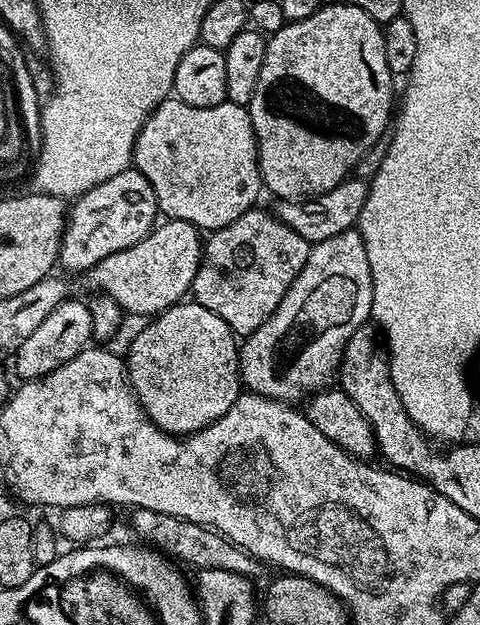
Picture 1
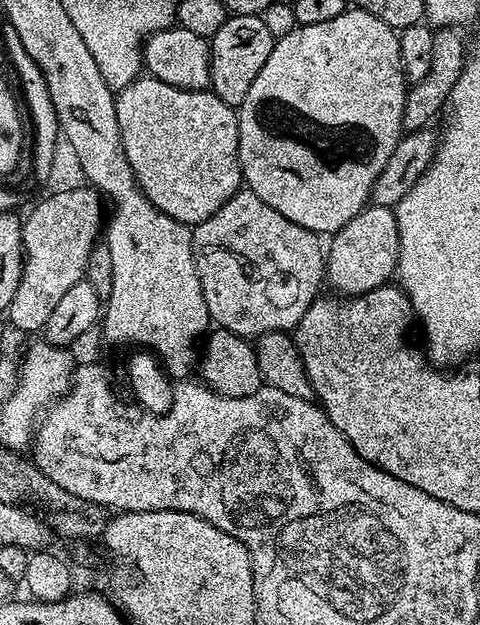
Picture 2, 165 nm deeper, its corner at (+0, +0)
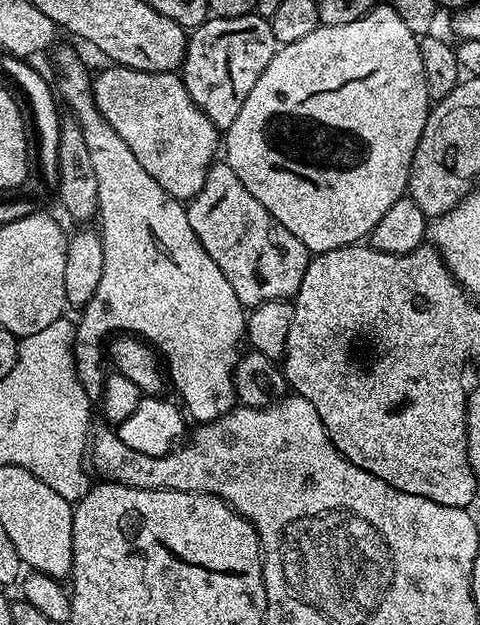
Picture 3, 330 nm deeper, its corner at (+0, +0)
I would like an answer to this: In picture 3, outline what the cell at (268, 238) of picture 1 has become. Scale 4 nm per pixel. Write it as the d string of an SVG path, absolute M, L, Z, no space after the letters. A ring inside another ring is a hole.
M227 162L213 163L206 174L206 182L202 182L202 190L187 201L186 207L190 230L198 234L202 250L218 262L218 270L226 274L226 282L230 282L245 309L257 308L262 302L295 297L310 259L307 246L298 242L298 238L242 186L238 174L230 170Z

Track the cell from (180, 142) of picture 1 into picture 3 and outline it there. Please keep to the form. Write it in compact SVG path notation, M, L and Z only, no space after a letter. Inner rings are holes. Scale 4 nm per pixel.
M108 66L105 72L96 72L92 82L94 102L106 122L118 130L122 142L130 146L134 158L146 169L146 174L166 190L176 200L193 200L206 182L206 174L211 170L222 148L221 129L206 118L206 114L190 98L183 79L176 72L143 72L133 68Z

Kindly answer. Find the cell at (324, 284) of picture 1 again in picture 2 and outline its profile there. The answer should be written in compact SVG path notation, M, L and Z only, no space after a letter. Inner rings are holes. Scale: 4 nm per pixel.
M377 204L366 206L357 216L350 218L346 226L331 233L330 240L332 240L332 245L329 243L326 248L326 280L329 285L332 283L332 288L336 291L333 293L344 298L361 296L389 283L396 276L396 267L400 257L400 238L396 213L393 209L383 208Z

